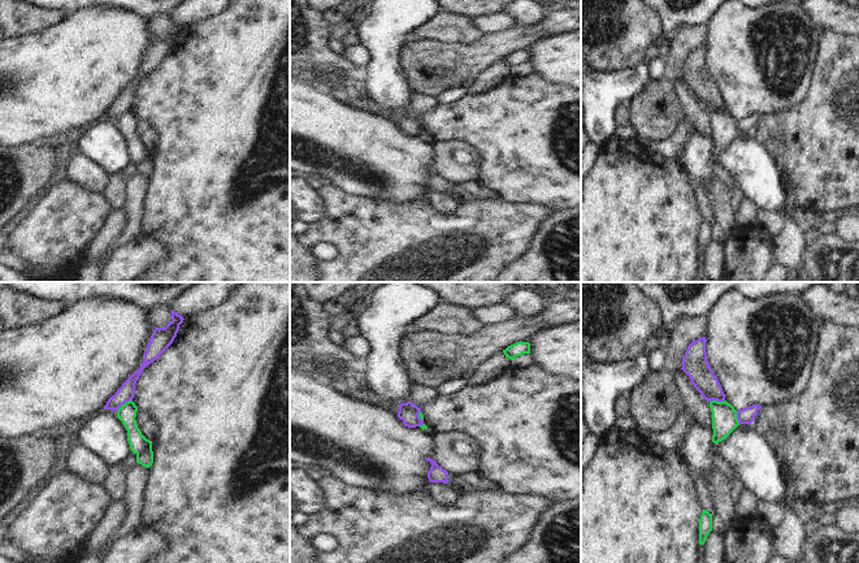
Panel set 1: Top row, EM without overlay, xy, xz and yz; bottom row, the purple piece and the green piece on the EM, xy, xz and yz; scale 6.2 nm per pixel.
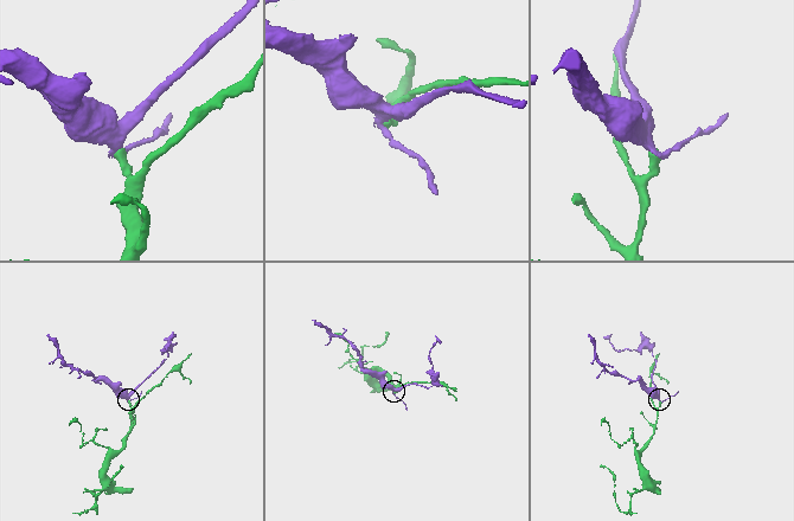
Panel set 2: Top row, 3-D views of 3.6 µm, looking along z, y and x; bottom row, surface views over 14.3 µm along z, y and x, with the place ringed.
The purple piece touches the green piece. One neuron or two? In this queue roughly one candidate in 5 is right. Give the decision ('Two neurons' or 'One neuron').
Two neurons

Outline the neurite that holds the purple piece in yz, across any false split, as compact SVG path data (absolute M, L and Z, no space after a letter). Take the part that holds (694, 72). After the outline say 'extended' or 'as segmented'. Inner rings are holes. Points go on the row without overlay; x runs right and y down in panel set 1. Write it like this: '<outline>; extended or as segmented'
M702 46L687 55L681 78L706 109L724 111L723 96L707 70L706 51L706 46Z; as segmented

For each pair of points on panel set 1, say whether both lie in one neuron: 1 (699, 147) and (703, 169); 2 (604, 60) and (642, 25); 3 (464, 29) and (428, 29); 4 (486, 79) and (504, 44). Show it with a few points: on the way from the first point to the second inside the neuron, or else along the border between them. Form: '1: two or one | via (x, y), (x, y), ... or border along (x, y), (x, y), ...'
1: one | via (699, 152), (699, 164)
2: one | via (614, 51), (633, 31)
3: one | via (455, 29), (437, 29)
4: two | border along (502, 59), (481, 70), (473, 78)

